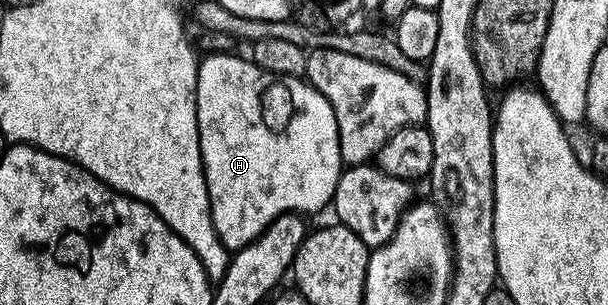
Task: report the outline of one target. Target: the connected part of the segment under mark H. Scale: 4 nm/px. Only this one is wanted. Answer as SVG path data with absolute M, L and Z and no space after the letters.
M238 53L207 54L205 58L198 65L196 89L202 168L208 185L212 225L227 251L233 253L256 241L276 217L291 213L306 217L309 211L322 211L325 207L327 210L344 164L332 105L305 78L268 73L249 58L241 59Z

